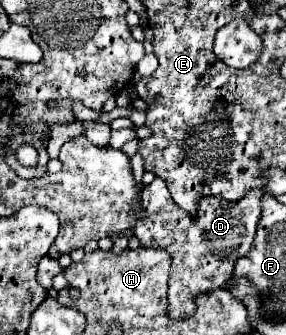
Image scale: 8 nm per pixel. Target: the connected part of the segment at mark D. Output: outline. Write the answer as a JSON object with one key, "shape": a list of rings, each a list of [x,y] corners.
{"shape":[[[162,178],[142,190],[142,206],[146,208],[146,218],[138,220],[134,234],[140,246],[164,248],[172,258],[172,272],[168,278],[168,300],[170,318],[186,318],[194,314],[194,298],[198,294],[216,290],[234,272],[236,260],[246,256],[252,238],[256,234],[256,224],[260,220],[260,190],[252,190],[240,202],[224,202],[220,198],[202,198],[198,216],[192,218],[184,212],[172,198]]]}

